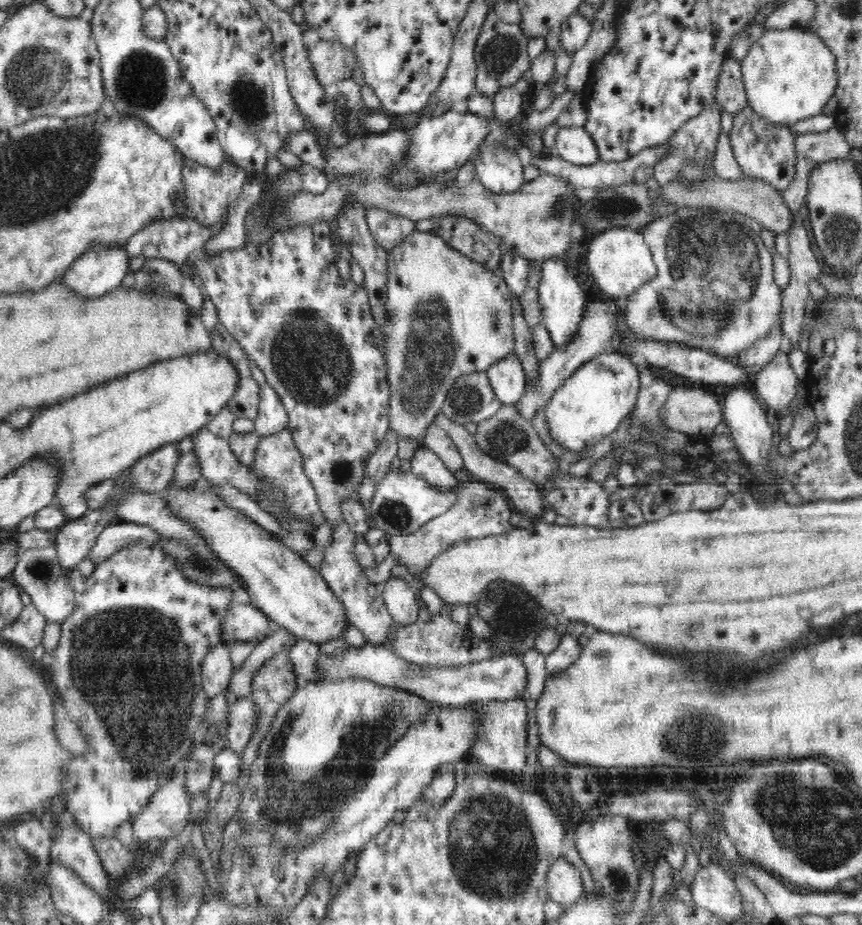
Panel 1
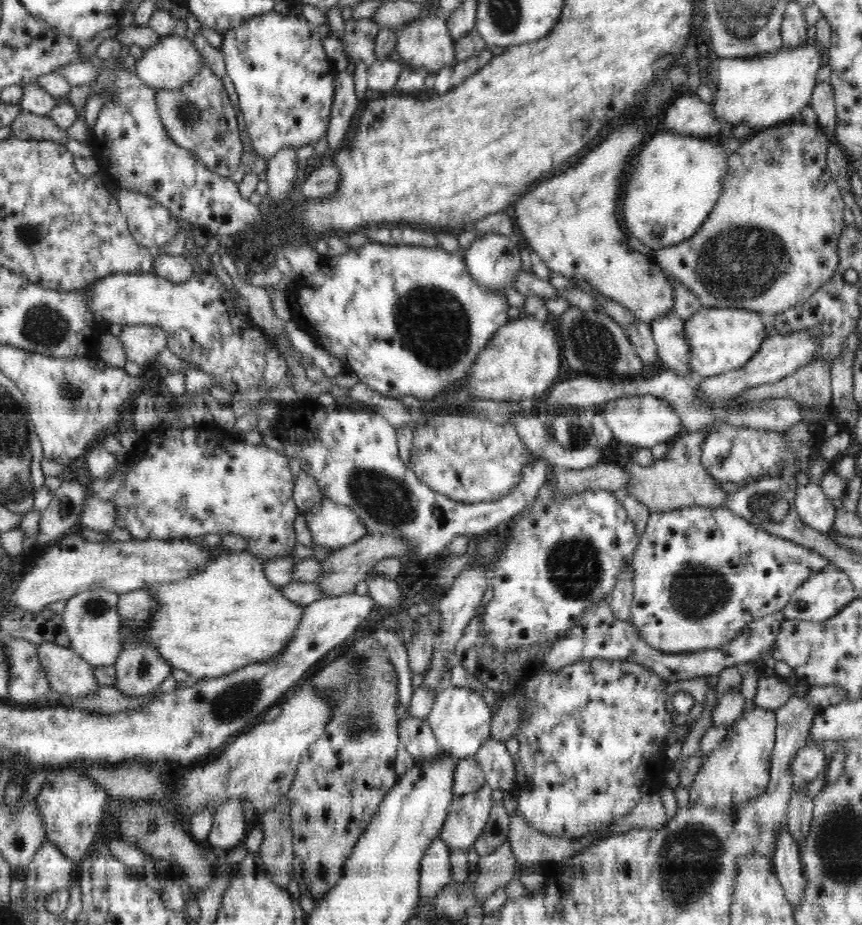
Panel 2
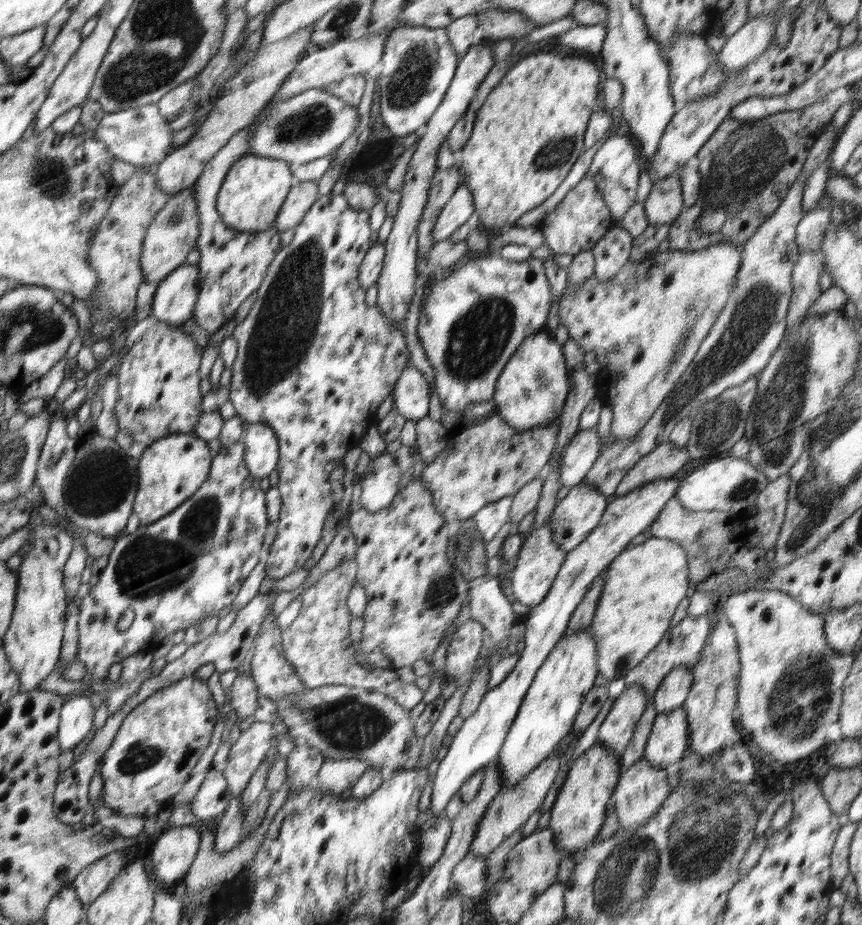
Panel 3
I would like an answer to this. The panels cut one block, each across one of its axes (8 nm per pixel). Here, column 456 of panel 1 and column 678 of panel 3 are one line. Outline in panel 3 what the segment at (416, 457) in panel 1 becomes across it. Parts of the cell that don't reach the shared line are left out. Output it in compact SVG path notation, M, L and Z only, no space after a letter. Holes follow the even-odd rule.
M671 476L666 480L657 480L624 496L616 497L606 507L598 526L566 555L545 600L542 600L524 618L525 638L523 641L526 648L522 650L518 664L513 667L506 678L500 681L498 686L491 688L482 697L477 709L464 720L462 728L452 737L448 752L440 762L435 777L431 778L434 785L429 807L434 814L440 814L443 817L443 810L448 801L466 782L466 779L481 768L496 762L534 676L540 666L544 664L544 660L548 658L548 654L554 650L558 640L566 633L570 618L578 603L582 602L582 598L586 596L590 584L596 580L598 573L601 573L624 549L629 547L632 538L644 532L644 529L657 519L663 506L677 492L680 481Z

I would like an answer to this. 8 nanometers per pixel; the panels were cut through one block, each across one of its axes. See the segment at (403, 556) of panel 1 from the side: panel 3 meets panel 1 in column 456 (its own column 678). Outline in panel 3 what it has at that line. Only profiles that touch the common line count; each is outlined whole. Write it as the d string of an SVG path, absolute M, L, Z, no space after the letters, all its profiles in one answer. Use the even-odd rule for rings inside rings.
M789 474L769 481L754 502L734 514L722 511L693 511L684 508L677 494L674 493L663 506L657 519L650 525L652 536L675 540L685 550L689 566L689 585L696 585L696 582L700 583L705 577L711 578L727 570L727 562L741 548L763 548L771 553L777 546L778 535L785 519L790 483ZM728 546L734 546L734 548L728 550Z

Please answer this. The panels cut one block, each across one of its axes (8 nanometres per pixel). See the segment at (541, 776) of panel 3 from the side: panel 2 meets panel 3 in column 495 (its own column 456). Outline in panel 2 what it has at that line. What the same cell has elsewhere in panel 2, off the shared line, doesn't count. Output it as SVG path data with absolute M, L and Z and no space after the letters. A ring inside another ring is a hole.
M488 784L464 796L453 796L448 816L444 821L439 838L449 848L468 851L476 842L476 838L484 832L492 810L492 791Z

